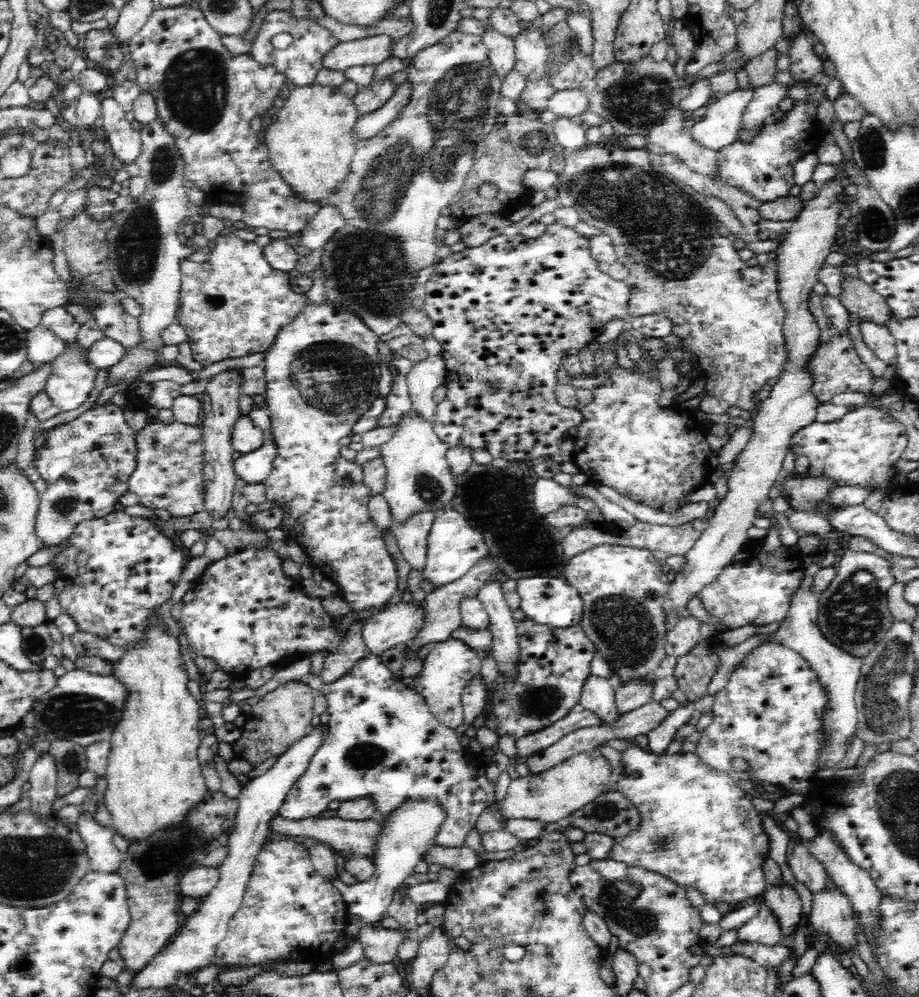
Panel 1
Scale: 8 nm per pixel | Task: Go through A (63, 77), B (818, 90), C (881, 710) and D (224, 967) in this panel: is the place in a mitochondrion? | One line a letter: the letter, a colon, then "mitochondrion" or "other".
A: other
B: other
C: mitochondrion
D: other

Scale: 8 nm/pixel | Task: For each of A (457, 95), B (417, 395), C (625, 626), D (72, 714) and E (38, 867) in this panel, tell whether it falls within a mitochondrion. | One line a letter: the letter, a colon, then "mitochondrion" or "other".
A: mitochondrion
B: other
C: mitochondrion
D: mitochondrion
E: mitochondrion

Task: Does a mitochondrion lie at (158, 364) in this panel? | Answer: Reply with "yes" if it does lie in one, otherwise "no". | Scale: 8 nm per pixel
no

